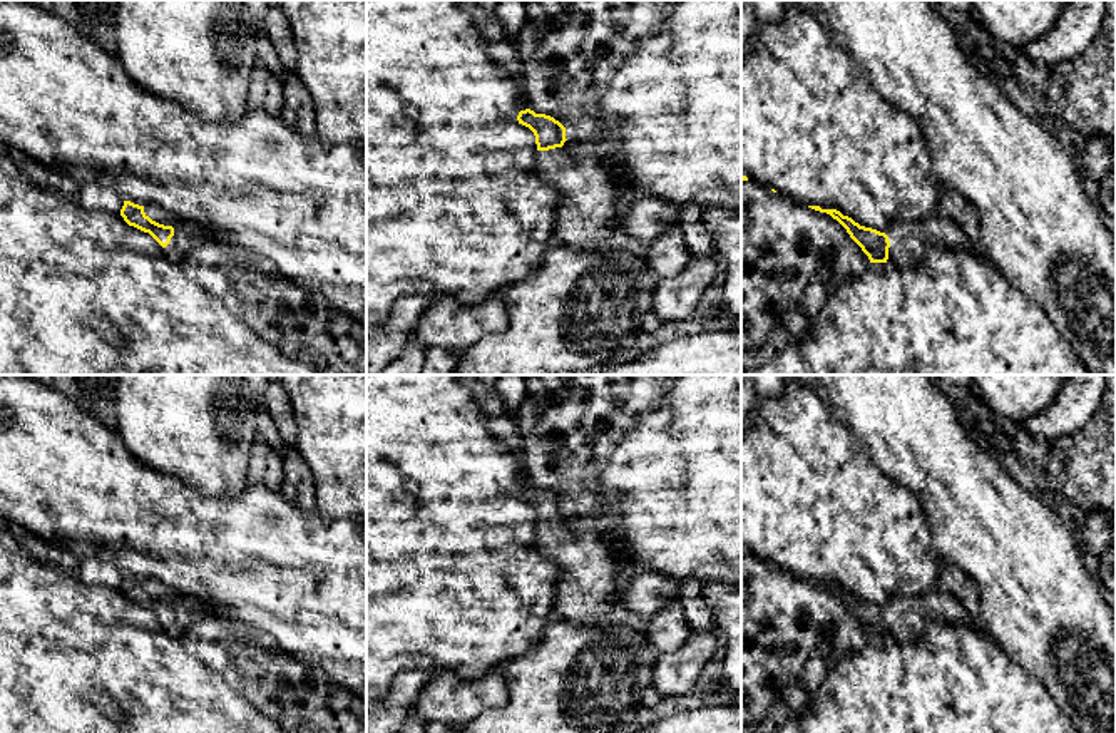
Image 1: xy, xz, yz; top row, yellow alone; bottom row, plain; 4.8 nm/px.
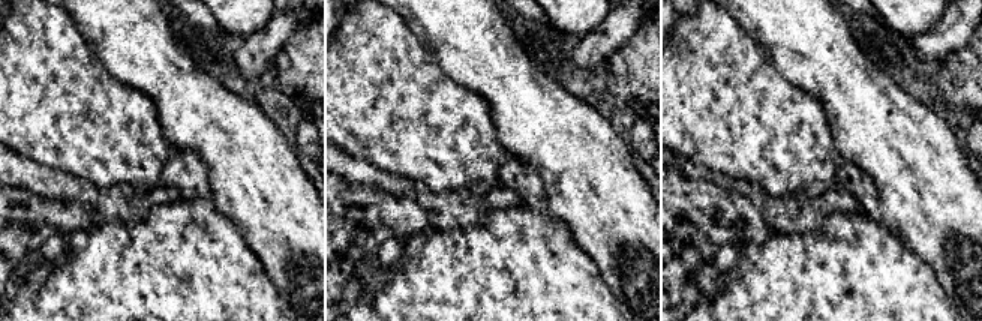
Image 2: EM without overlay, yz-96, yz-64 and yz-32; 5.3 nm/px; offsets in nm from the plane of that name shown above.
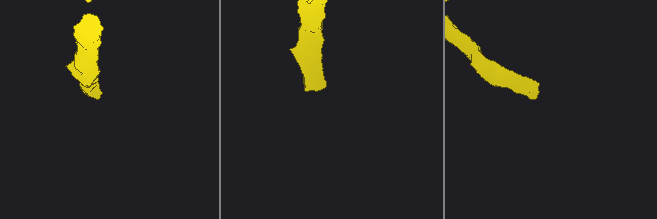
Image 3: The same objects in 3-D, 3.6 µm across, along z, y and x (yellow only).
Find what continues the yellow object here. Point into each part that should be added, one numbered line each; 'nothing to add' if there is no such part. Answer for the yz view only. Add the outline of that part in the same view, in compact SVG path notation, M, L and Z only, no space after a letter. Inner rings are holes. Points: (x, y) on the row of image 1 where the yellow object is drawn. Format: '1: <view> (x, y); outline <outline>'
1: yz (909, 240); outline M947 218L925 221L893 221L887 236L890 241L888 263L895 266L922 264L930 246L965 249L987 258L982 246L975 244L964 229Z

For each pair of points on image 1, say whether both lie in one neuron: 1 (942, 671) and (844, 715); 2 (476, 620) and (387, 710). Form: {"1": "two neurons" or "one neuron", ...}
{"1": "one neuron", "2": "two neurons"}

